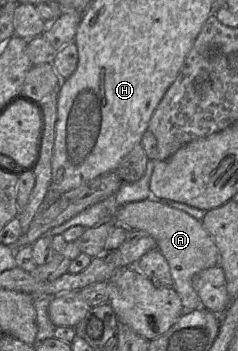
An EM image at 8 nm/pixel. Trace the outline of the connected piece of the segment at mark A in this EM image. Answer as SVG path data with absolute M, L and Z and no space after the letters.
M146 199L120 206L115 213L114 223L129 230L143 230L150 234L169 264L174 281L173 288L178 293L184 310L204 308L193 287L192 279L199 271L219 265L220 255L202 221L177 208Z

